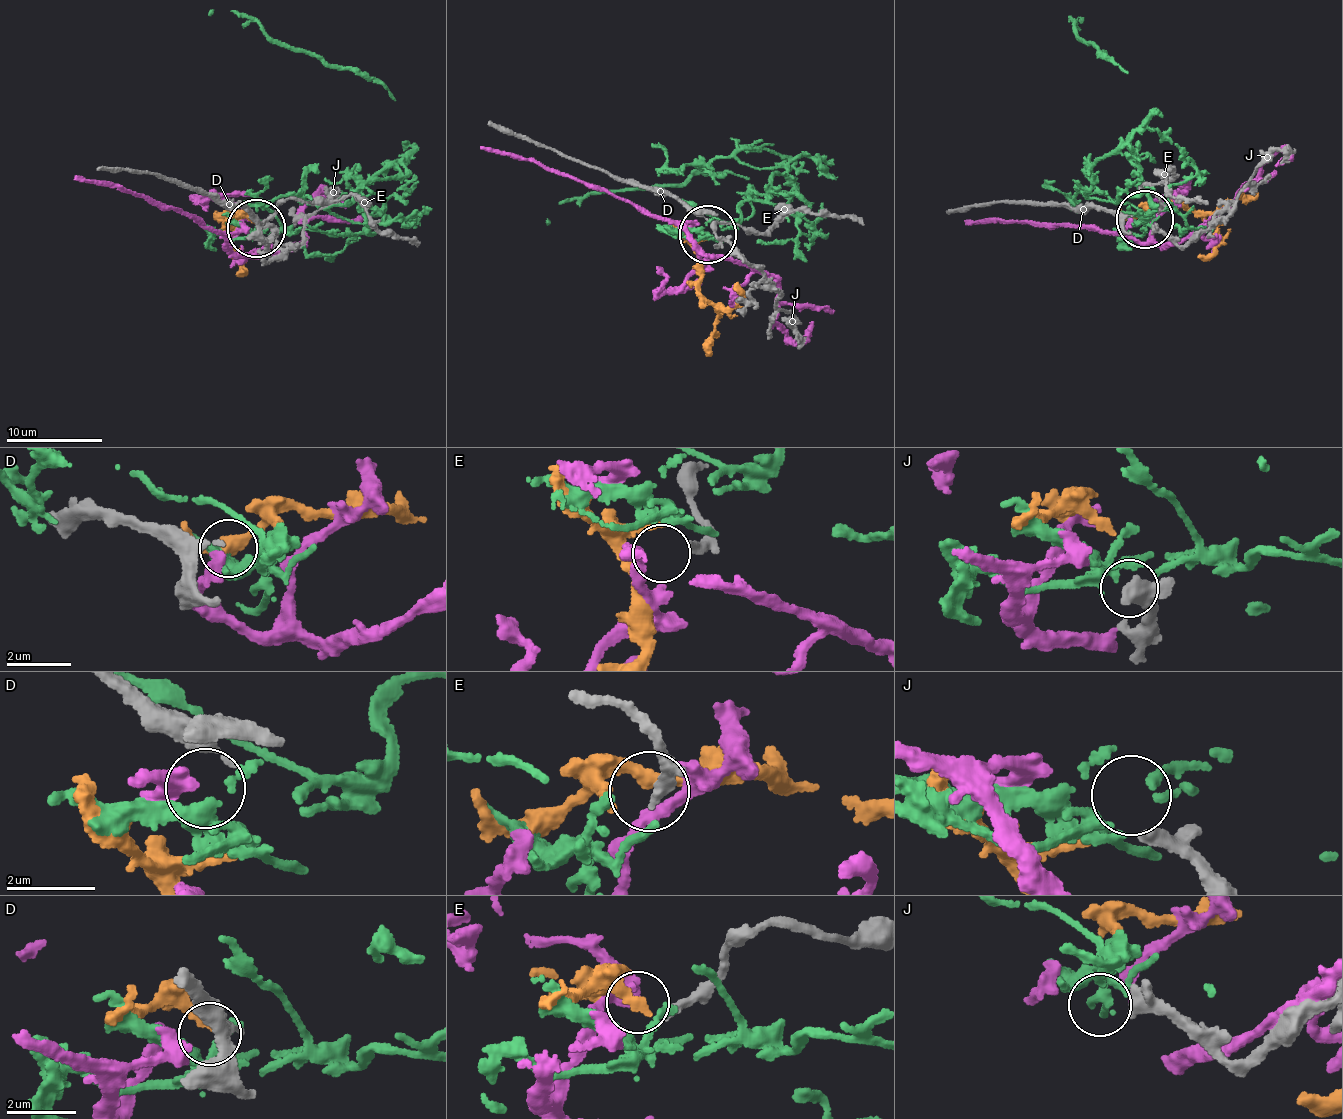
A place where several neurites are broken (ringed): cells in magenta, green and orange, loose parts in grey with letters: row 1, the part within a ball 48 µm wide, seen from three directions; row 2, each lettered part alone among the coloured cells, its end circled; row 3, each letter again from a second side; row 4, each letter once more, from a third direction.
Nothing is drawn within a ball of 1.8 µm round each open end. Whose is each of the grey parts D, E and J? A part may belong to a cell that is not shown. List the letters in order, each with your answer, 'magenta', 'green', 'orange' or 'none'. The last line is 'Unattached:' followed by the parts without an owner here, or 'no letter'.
D: none
E: none
J: none
Unattached: D, E, J

